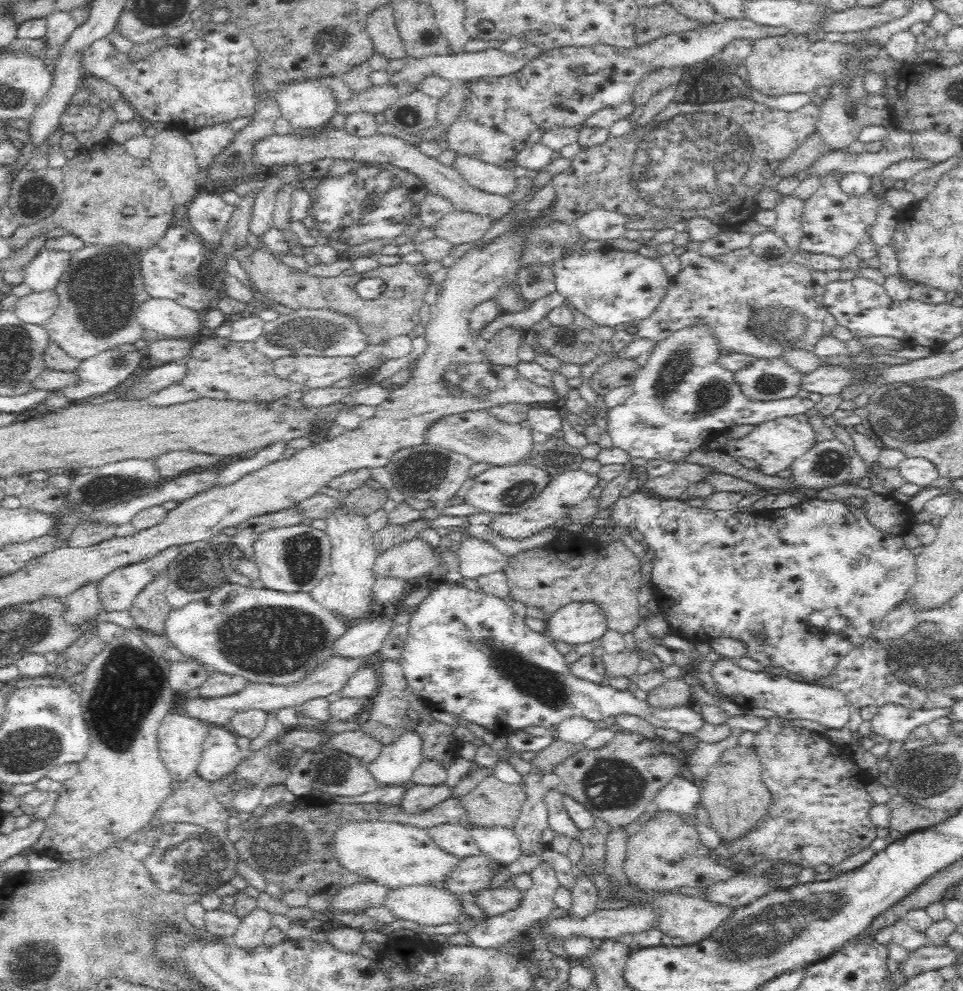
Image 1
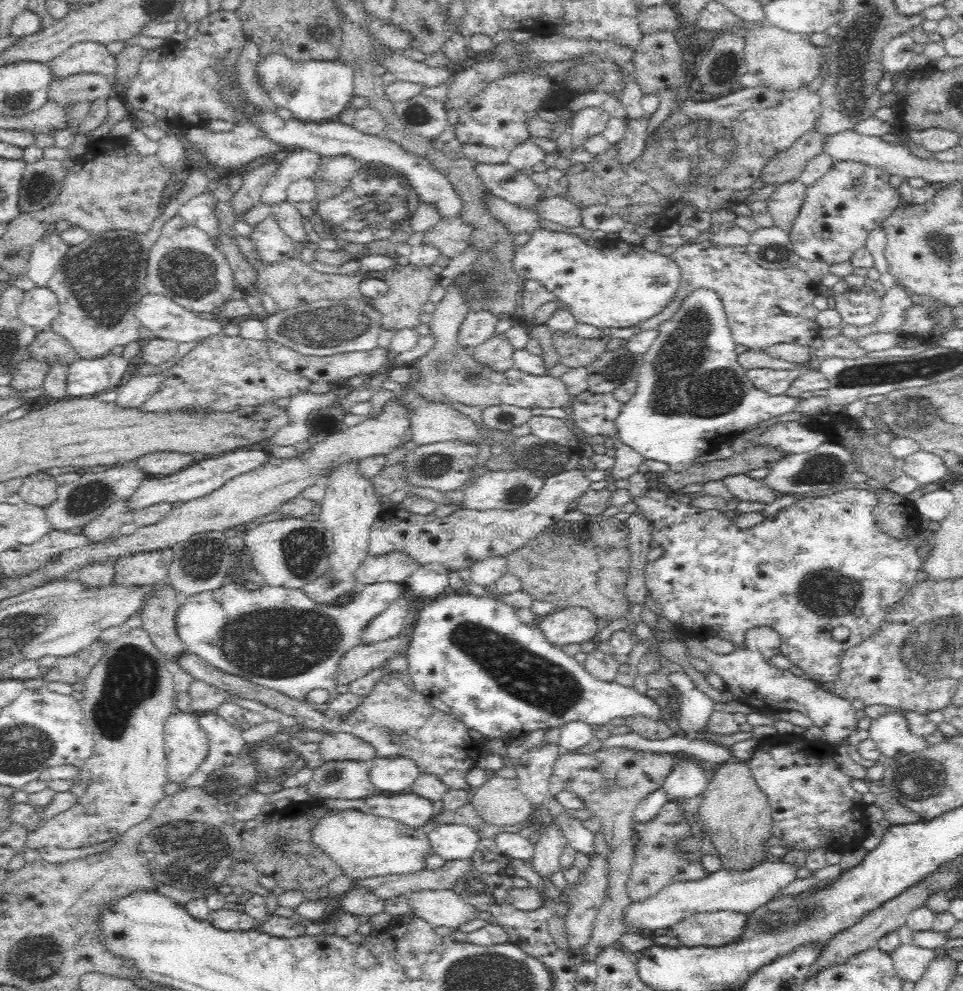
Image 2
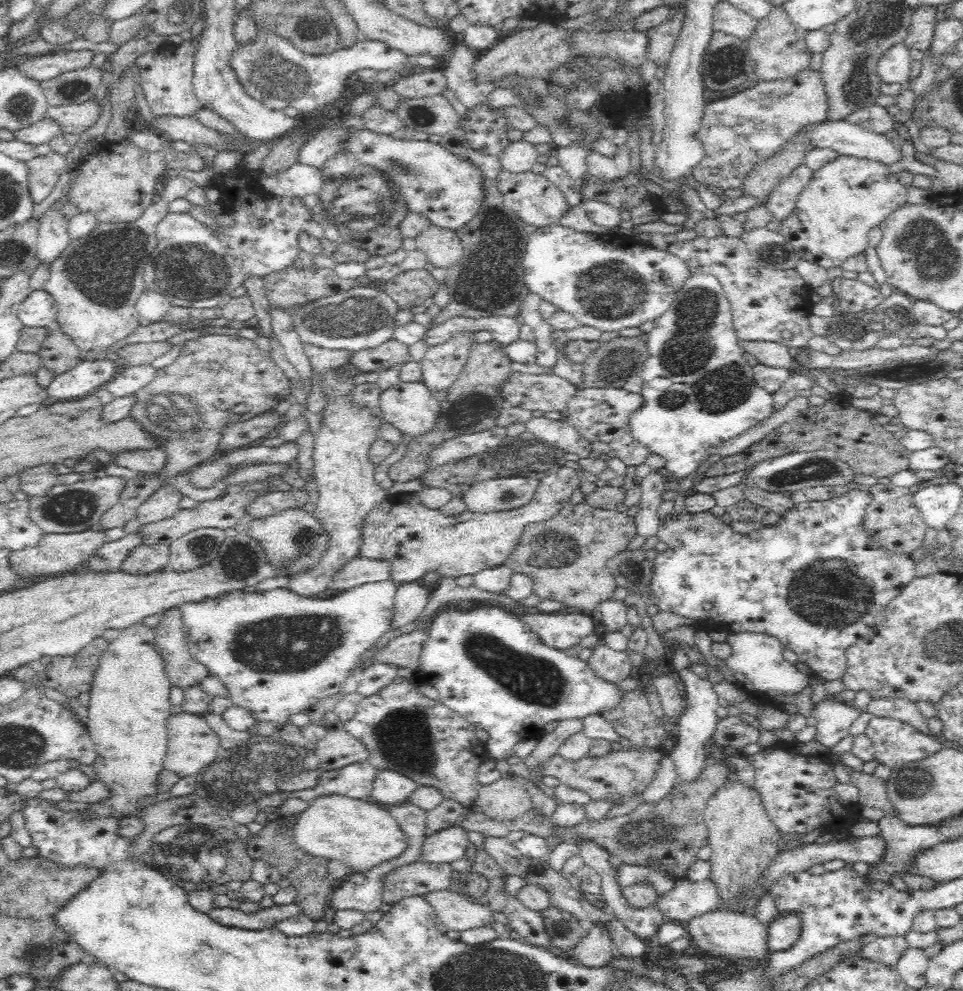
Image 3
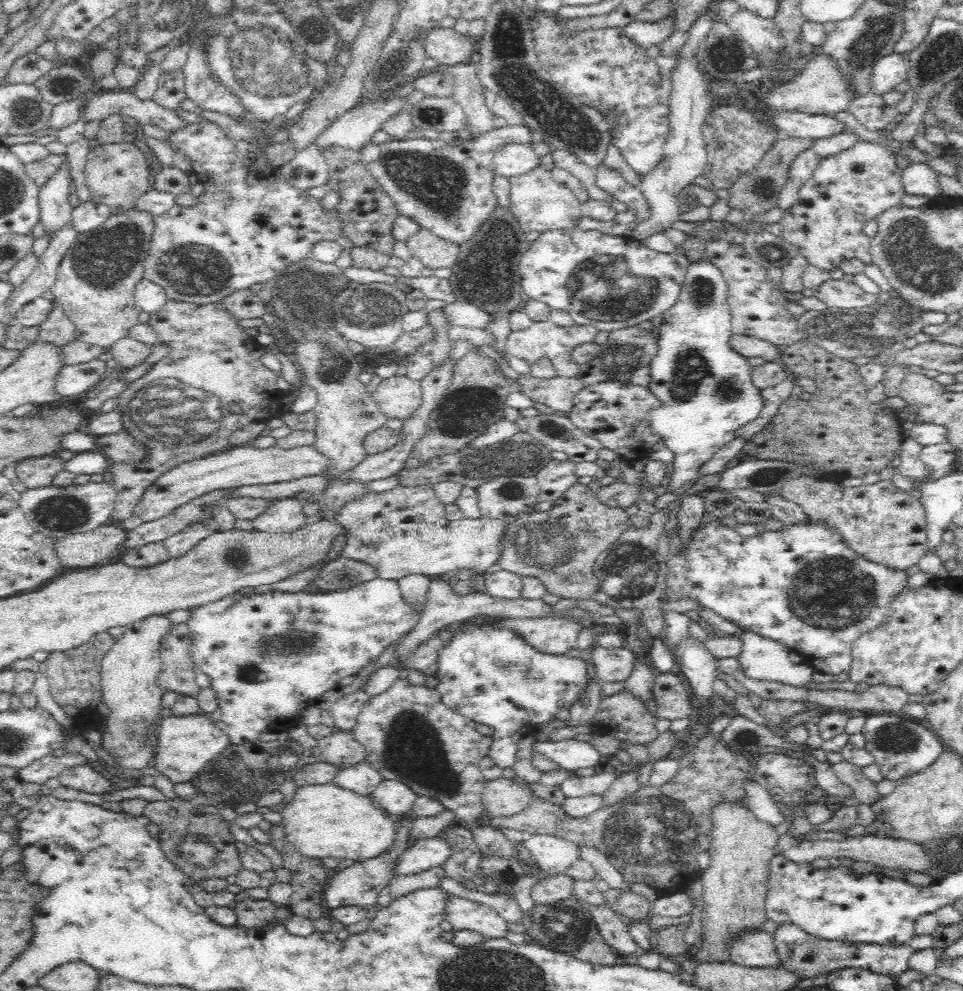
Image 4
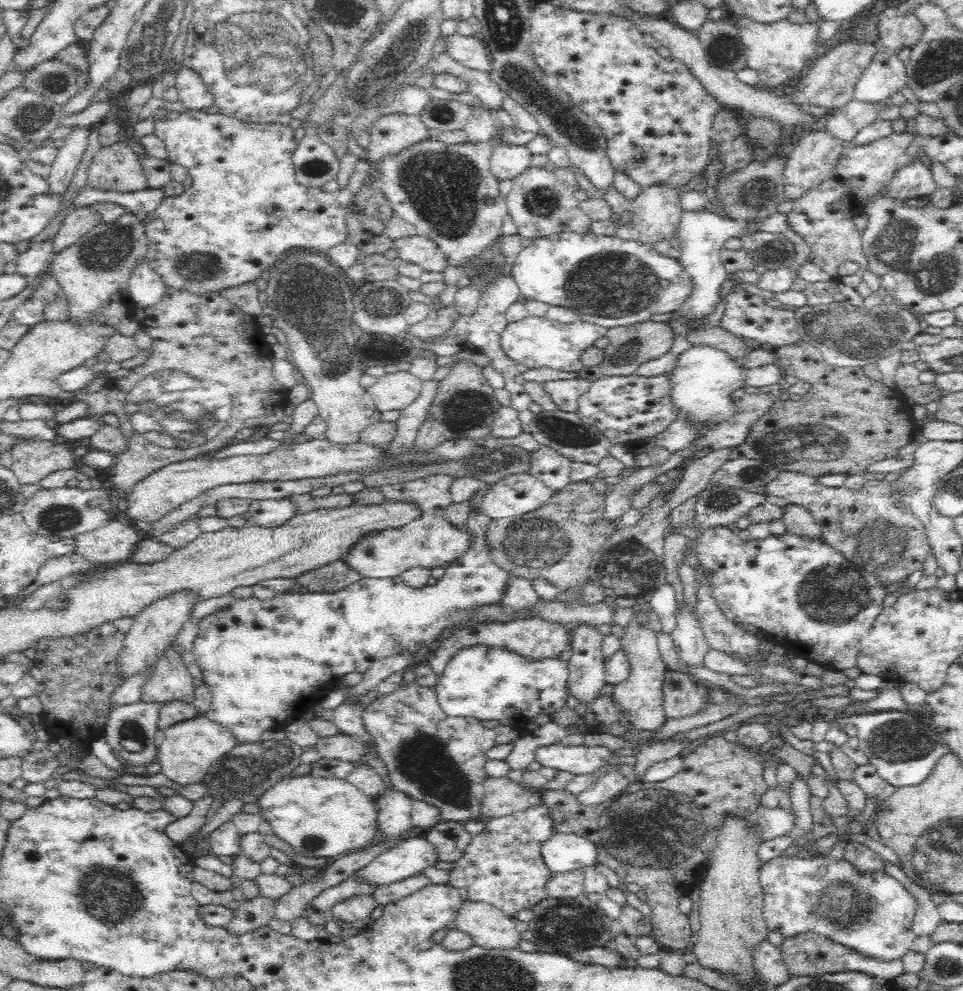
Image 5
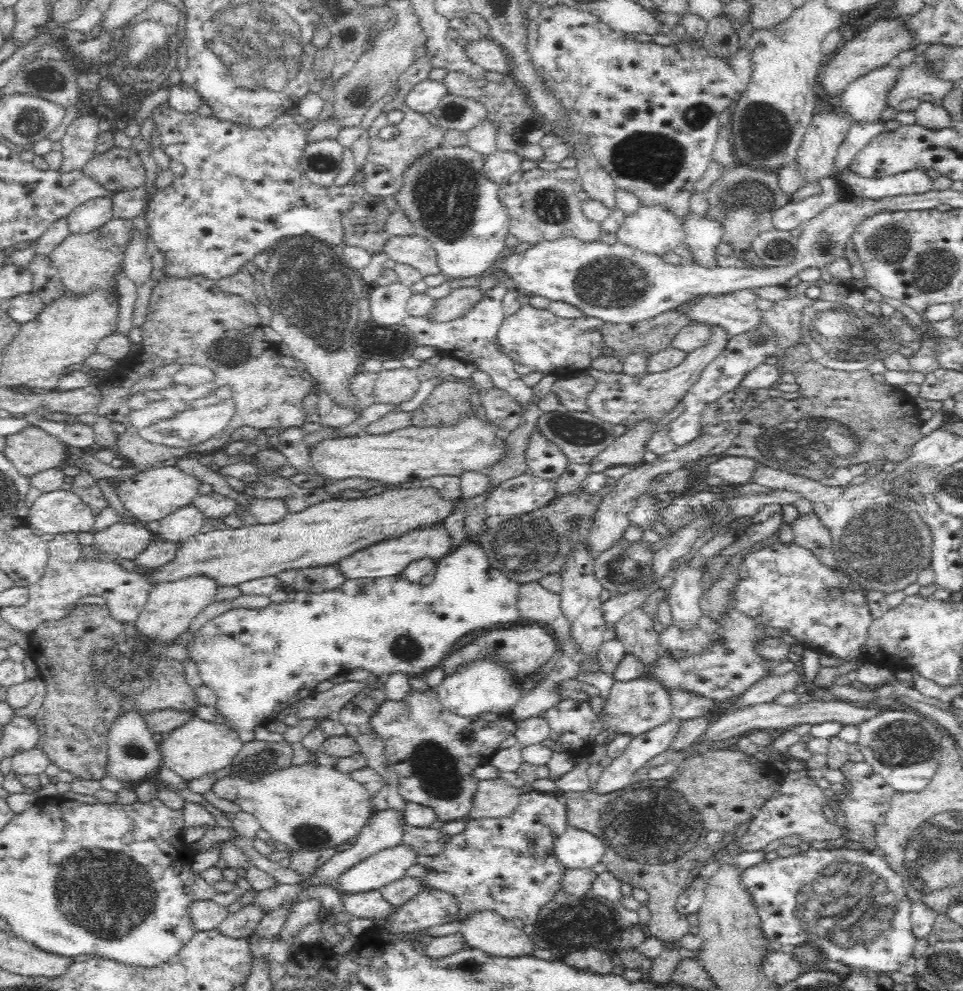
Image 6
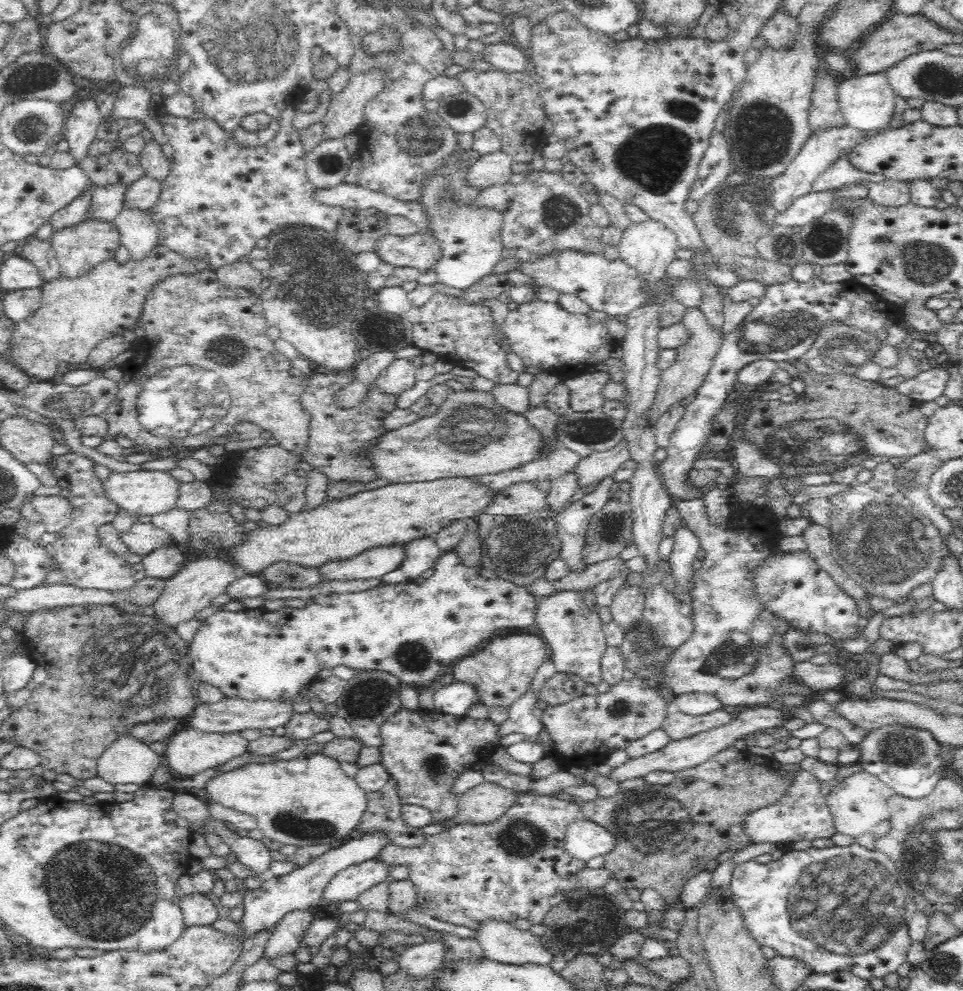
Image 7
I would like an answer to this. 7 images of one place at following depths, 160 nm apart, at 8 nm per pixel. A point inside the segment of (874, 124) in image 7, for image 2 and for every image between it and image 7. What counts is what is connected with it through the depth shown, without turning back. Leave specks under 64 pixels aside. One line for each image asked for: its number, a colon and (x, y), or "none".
2: (898, 53)
3: (894, 66)
4: (888, 71)
5: (886, 74)
6: (864, 98)

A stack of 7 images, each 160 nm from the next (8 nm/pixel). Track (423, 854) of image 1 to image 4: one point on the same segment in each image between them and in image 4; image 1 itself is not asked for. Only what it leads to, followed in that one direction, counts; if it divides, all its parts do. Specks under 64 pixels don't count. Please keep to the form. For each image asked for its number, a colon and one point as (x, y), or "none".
2: (364, 845)
3: (360, 833)
4: (321, 821)

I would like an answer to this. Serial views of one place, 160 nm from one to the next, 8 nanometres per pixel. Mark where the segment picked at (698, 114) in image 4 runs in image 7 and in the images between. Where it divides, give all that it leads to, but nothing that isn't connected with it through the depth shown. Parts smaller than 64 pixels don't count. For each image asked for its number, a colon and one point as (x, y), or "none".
5: (655, 214)
6: (655, 229)
7: (649, 247)

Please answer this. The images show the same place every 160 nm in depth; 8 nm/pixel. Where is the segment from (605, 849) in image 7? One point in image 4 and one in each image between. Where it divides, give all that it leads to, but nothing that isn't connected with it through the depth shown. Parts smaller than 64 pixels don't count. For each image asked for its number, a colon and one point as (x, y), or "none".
4: (553, 855)
5: (562, 853)
6: (575, 849)

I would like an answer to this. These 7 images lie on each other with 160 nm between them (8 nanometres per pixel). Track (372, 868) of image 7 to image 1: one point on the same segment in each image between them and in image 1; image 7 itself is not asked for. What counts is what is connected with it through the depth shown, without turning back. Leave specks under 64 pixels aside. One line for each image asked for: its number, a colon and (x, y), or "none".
1: (454, 839)
2: (451, 842)
3: (450, 844)
4: (426, 853)
5: (413, 855)
6: (389, 865)

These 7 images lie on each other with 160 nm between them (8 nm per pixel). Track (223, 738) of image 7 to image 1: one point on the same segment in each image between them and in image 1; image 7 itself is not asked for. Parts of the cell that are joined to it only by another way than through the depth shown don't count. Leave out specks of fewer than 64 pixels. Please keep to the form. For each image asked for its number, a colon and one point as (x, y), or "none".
1: (180, 738)
2: (186, 744)
3: (191, 745)
4: (186, 744)
5: (189, 748)
6: (198, 748)

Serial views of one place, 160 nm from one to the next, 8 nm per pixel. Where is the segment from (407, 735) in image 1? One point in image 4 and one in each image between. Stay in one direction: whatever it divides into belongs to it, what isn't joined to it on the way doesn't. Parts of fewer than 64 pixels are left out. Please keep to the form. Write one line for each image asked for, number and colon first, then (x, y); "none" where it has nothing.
2: (393, 775)
3: (390, 787)
4: (395, 798)

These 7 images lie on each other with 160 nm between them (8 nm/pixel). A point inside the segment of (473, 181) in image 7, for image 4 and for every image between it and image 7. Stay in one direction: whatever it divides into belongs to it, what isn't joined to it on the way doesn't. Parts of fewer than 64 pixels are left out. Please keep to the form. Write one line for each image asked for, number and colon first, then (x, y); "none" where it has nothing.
4: (514, 159)
5: (507, 161)
6: (497, 167)

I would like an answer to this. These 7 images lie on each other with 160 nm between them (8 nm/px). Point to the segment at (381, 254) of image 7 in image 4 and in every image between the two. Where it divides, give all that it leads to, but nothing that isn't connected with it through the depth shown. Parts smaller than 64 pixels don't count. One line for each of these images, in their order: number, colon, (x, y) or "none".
4: (433, 252)
5: (420, 250)
6: (416, 251)

